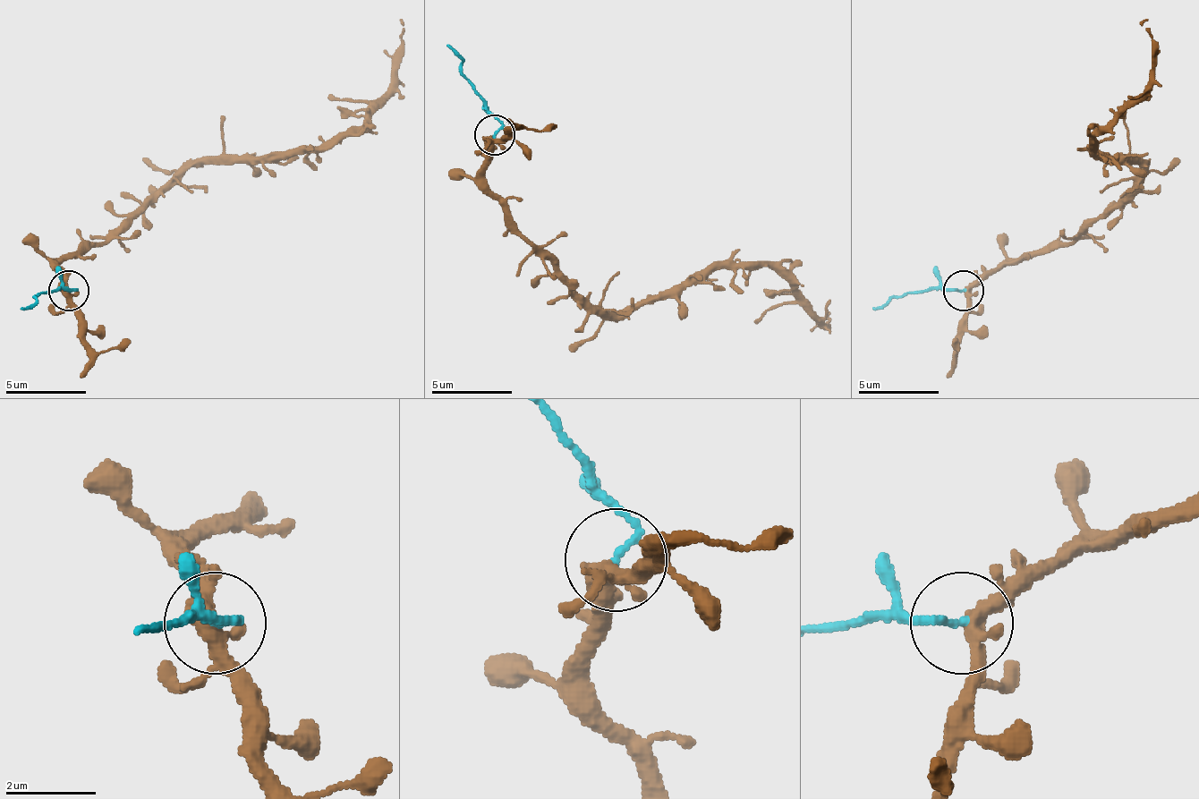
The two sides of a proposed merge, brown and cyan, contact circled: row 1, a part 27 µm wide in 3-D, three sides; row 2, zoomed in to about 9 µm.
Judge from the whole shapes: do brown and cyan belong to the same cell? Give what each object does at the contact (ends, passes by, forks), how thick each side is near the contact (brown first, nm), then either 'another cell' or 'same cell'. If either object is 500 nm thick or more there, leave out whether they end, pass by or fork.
brown forks | cyan ends | 320/170 nm | another cell

